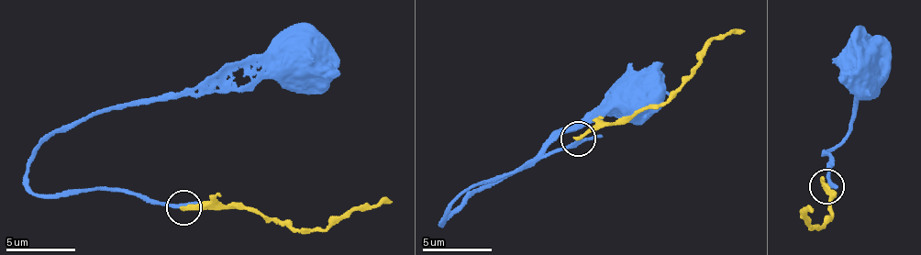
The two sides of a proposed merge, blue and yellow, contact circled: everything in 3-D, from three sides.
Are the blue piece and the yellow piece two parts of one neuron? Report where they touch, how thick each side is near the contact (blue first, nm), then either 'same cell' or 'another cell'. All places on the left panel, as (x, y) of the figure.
at (183, 207); 240 nm thick on the blue side, 280 nm on the other; another cell

